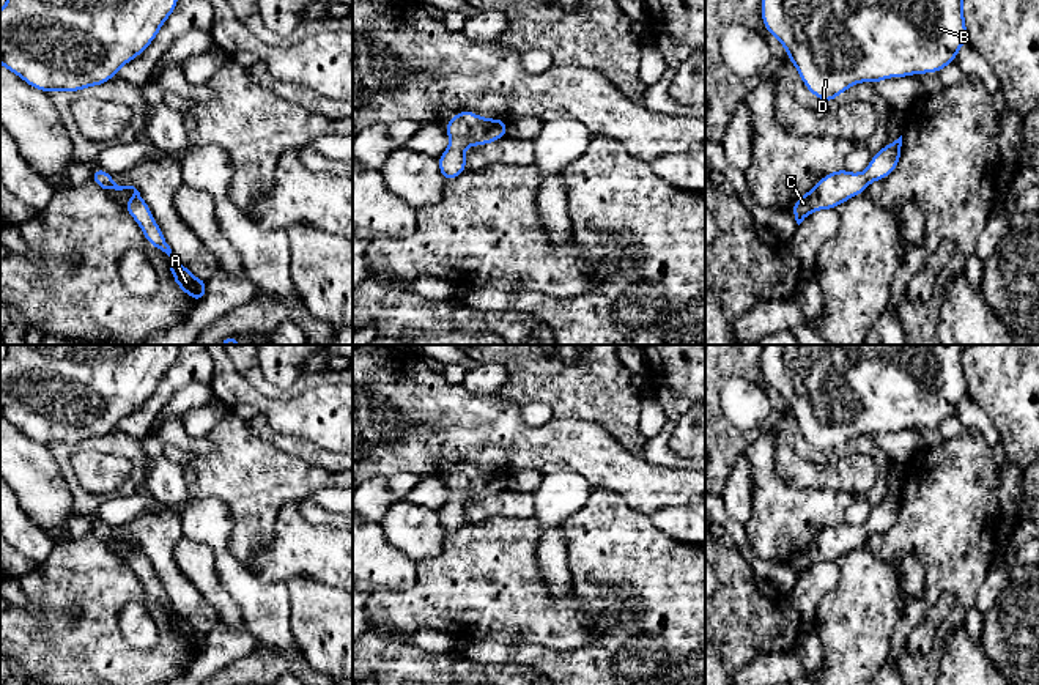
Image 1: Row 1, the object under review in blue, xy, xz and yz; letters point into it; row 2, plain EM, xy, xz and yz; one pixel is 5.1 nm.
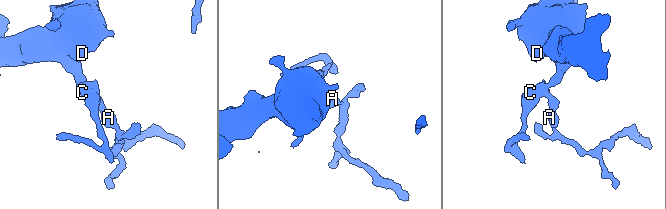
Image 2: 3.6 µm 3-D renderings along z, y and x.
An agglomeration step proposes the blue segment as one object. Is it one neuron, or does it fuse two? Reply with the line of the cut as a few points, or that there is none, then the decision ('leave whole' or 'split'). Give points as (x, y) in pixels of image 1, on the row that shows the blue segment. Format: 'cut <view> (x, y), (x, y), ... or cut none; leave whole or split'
cut none; leave whole

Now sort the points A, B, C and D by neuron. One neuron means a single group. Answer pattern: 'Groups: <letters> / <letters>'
Groups: A B C D

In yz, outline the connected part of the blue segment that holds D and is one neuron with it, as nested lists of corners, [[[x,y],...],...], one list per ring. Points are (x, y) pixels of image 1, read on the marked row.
[[[762,0],[765,30],[779,39],[804,87],[823,102],[860,82],[940,72],[967,39],[963,0]]]

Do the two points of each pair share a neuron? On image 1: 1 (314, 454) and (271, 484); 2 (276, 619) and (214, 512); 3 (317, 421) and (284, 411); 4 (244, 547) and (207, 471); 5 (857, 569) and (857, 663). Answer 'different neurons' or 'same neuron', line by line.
1: different neurons
2: same neuron
3: same neuron
4: same neuron
5: same neuron

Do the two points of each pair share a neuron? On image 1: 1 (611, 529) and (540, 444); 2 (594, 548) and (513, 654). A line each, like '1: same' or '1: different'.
1: different
2: same

